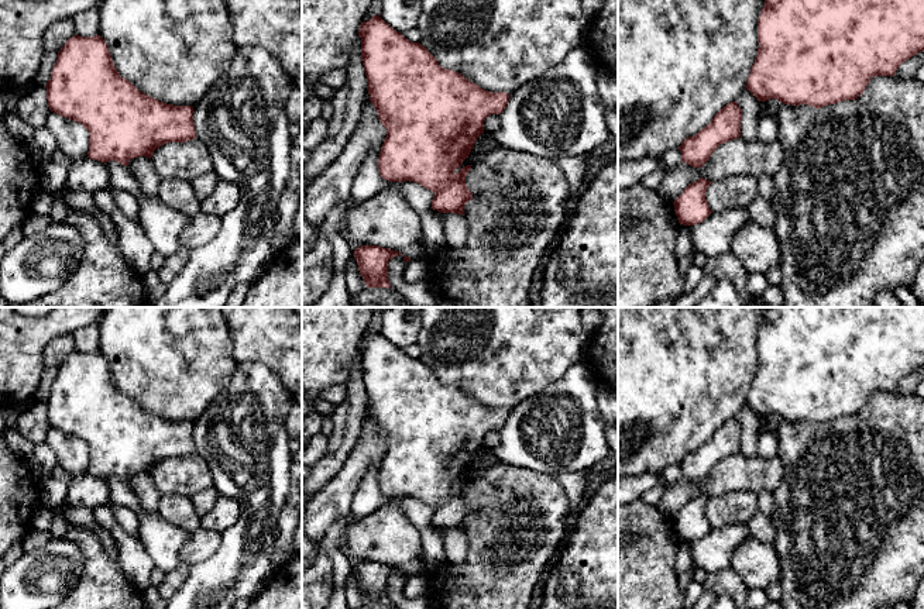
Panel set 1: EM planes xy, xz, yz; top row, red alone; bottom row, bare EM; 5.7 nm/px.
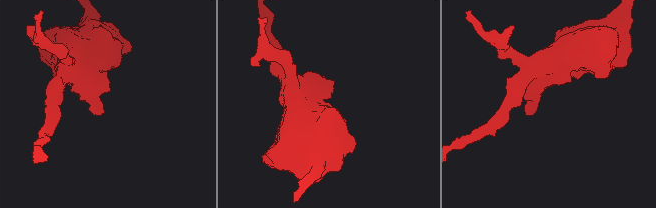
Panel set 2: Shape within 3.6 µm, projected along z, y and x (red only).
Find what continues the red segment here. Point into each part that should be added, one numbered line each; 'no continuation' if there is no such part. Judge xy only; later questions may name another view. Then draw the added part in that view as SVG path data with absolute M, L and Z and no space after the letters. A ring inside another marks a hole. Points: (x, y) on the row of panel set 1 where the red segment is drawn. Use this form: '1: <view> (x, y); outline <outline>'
no continuation

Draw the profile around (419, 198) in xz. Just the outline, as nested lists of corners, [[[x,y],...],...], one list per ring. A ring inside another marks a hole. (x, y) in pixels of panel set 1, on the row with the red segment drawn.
[[[405,180],[398,183],[405,199],[409,200],[412,209],[420,216],[425,254],[437,257],[447,248],[447,242],[440,217],[432,209],[434,193],[416,182]]]

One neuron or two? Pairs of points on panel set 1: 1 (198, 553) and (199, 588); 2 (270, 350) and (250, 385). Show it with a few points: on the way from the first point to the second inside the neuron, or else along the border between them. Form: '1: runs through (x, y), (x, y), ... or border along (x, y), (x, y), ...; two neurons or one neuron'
1: border along (222, 540), (220, 546), (210, 556), (192, 566); two neurons
2: border along (239, 363), (263, 363), (285, 386); two neurons

